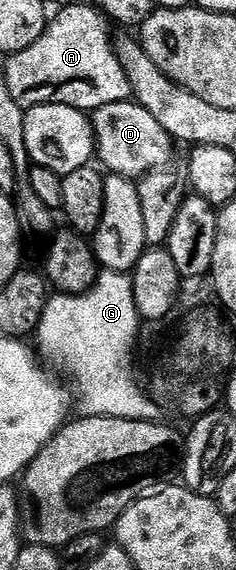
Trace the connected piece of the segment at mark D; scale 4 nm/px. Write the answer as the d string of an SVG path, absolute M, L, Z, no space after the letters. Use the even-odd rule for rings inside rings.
M136 101L112 103L95 109L91 112L91 126L95 136L95 155L98 160L101 158L100 166L106 172L124 175L126 179L137 181L148 171L164 168L168 164L165 162L169 159L171 146L169 135L163 129L163 125L159 125L159 121L155 121L155 117L151 117L151 113L147 113L147 109L140 107Z

